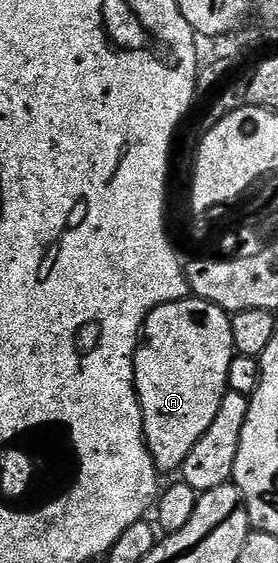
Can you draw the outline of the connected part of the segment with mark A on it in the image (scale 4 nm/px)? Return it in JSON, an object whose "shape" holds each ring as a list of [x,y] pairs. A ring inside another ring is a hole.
{"shape":[[[189,297],[166,305],[158,305],[144,319],[140,346],[136,348],[134,373],[136,396],[144,418],[144,444],[148,446],[156,471],[176,471],[183,468],[190,449],[198,445],[202,433],[210,429],[222,397],[229,390],[230,361],[236,356],[232,315],[205,299]]]}

